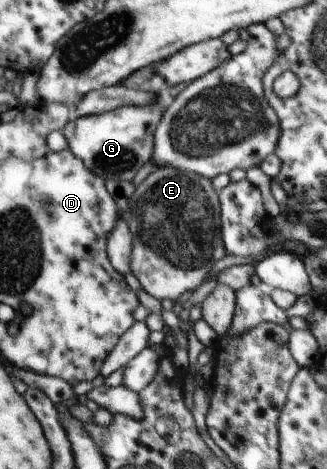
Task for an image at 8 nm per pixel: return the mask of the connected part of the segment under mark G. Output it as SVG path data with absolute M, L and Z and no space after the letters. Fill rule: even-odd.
M158 99L148 106L124 106L104 114L72 118L62 131L68 148L100 178L132 181L136 172L151 159L154 150L154 132L161 122L162 106Z

